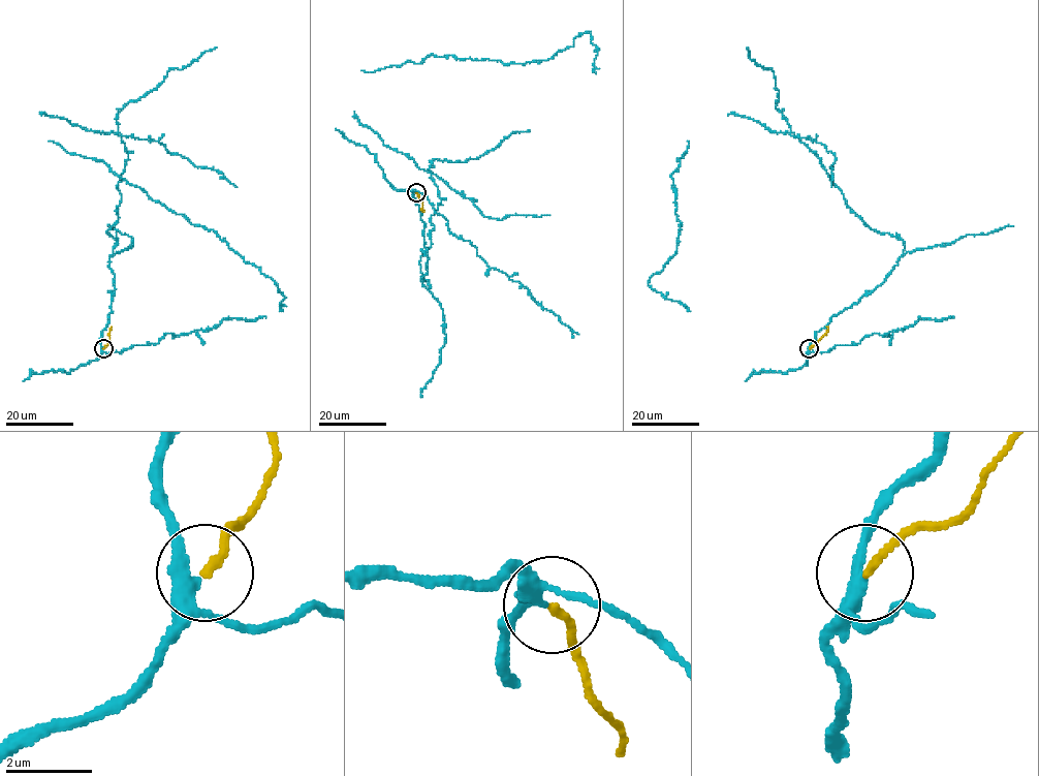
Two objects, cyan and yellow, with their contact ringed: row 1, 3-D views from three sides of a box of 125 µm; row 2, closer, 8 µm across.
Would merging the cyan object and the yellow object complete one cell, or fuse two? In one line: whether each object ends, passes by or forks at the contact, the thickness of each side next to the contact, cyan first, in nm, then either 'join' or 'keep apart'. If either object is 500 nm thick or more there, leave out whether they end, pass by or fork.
cyan forks; yellow ends; calibres 260 and 180 nm; keep apart

